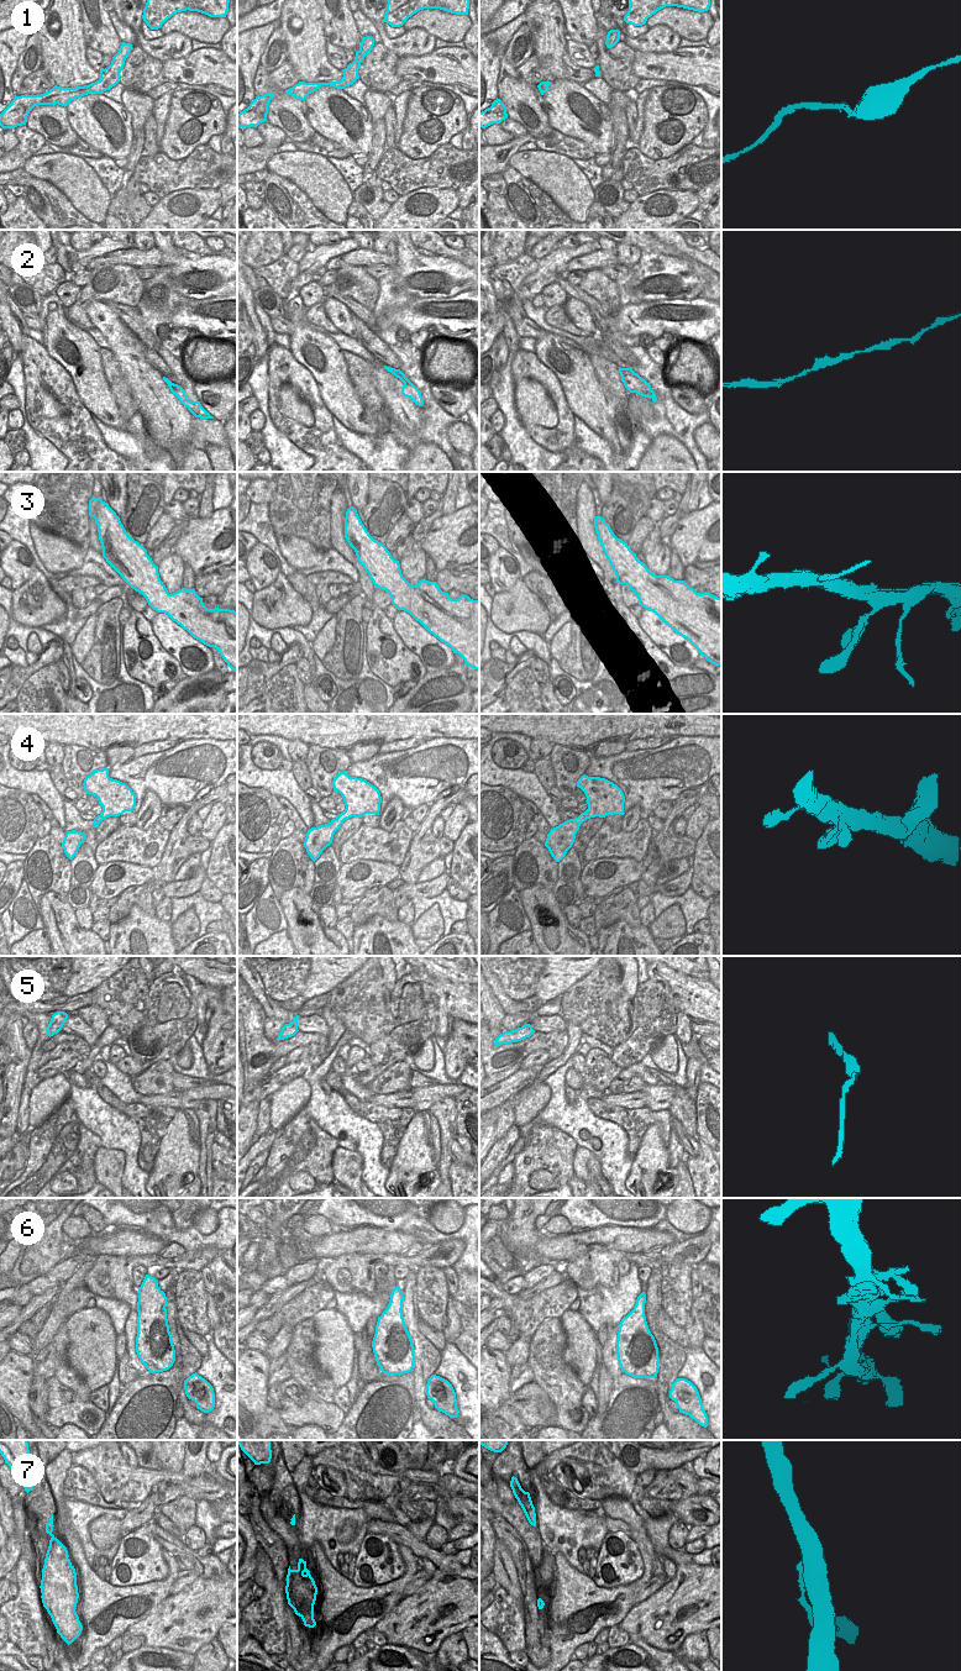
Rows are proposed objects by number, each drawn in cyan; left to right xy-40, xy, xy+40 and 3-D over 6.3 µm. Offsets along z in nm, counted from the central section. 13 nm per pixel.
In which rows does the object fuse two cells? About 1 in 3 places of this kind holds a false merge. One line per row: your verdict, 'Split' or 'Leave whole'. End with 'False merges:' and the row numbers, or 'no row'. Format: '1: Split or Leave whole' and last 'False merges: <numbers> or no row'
1: Leave whole
2: Leave whole
3: Leave whole
4: Leave whole
5: Leave whole
6: Leave whole
7: Leave whole
False merges: no row

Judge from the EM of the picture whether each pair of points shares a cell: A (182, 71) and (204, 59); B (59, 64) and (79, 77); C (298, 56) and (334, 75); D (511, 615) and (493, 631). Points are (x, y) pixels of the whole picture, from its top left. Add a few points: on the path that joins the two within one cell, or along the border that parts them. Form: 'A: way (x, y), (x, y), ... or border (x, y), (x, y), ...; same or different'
A: way (187, 68), (195, 68), (199, 64); same
B: way (64, 64), (74, 72); same
C: way (306, 58), (315, 67), (326, 67); same
D: border (492, 620), (504, 631), (525, 631); different

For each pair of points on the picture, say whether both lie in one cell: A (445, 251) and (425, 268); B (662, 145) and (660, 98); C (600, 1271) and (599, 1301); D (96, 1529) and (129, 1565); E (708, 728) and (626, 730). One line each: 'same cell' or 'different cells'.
A: different cells
B: same cell
C: different cells
D: different cells
E: same cell

